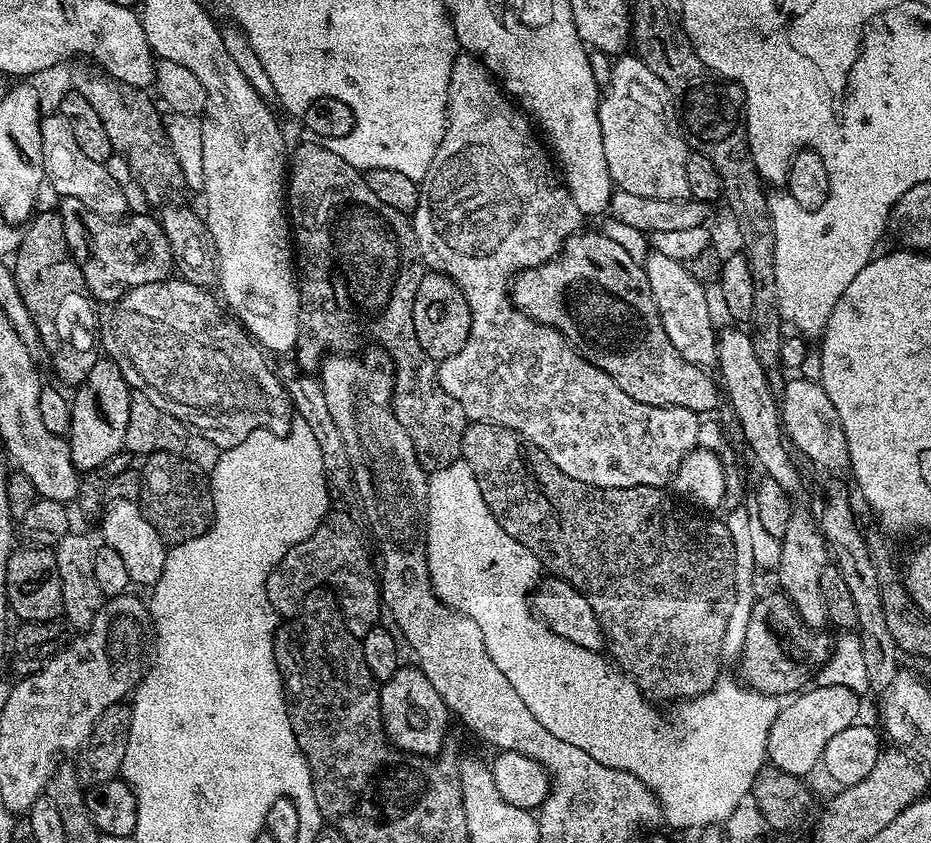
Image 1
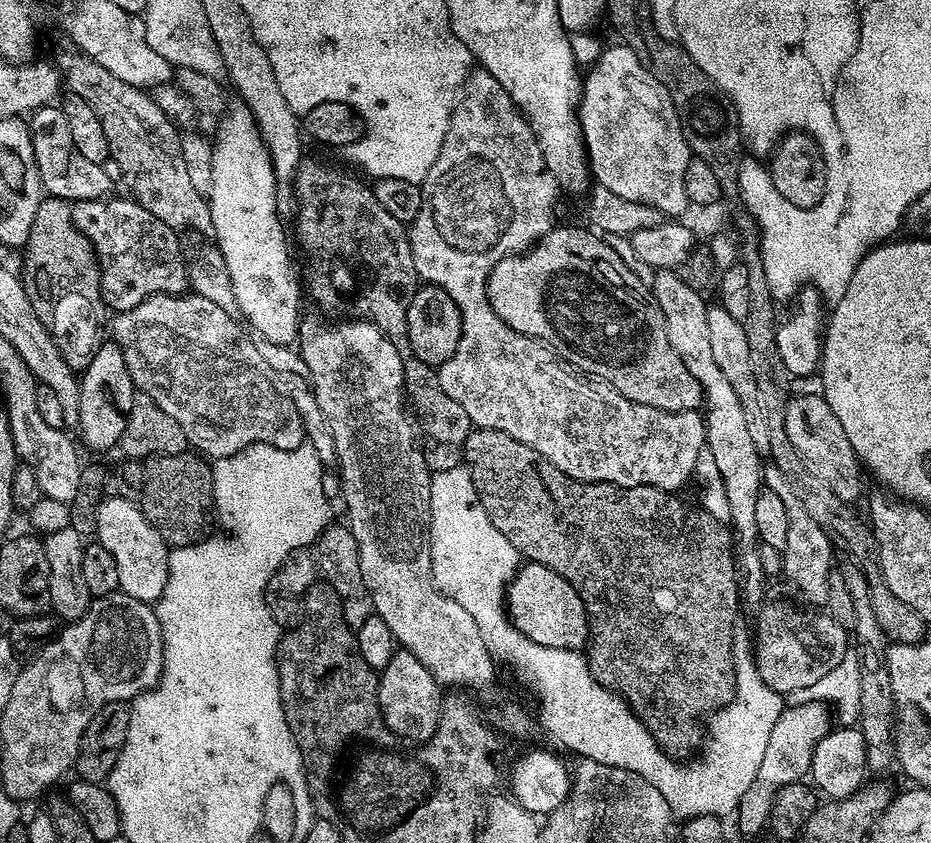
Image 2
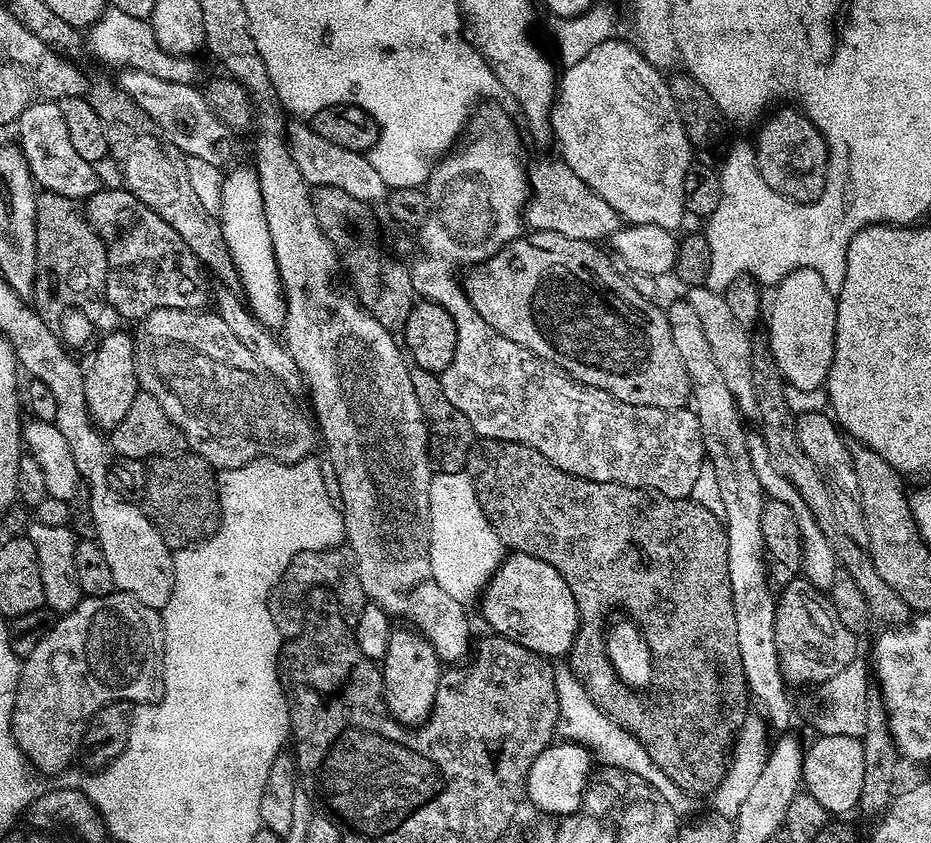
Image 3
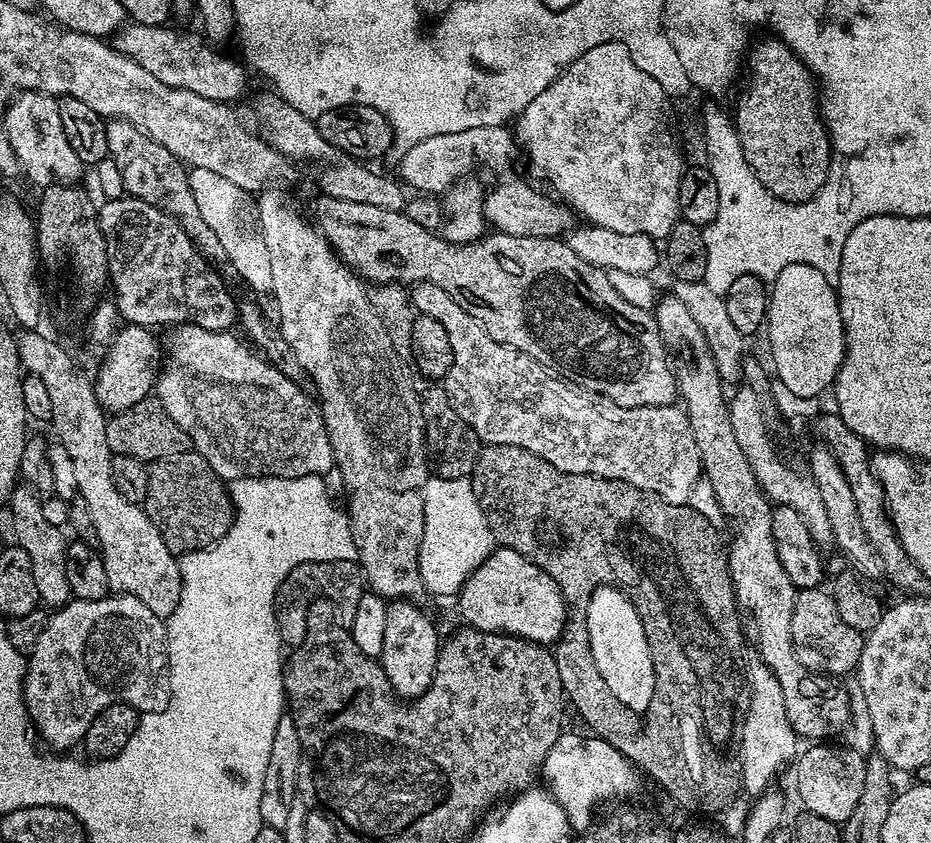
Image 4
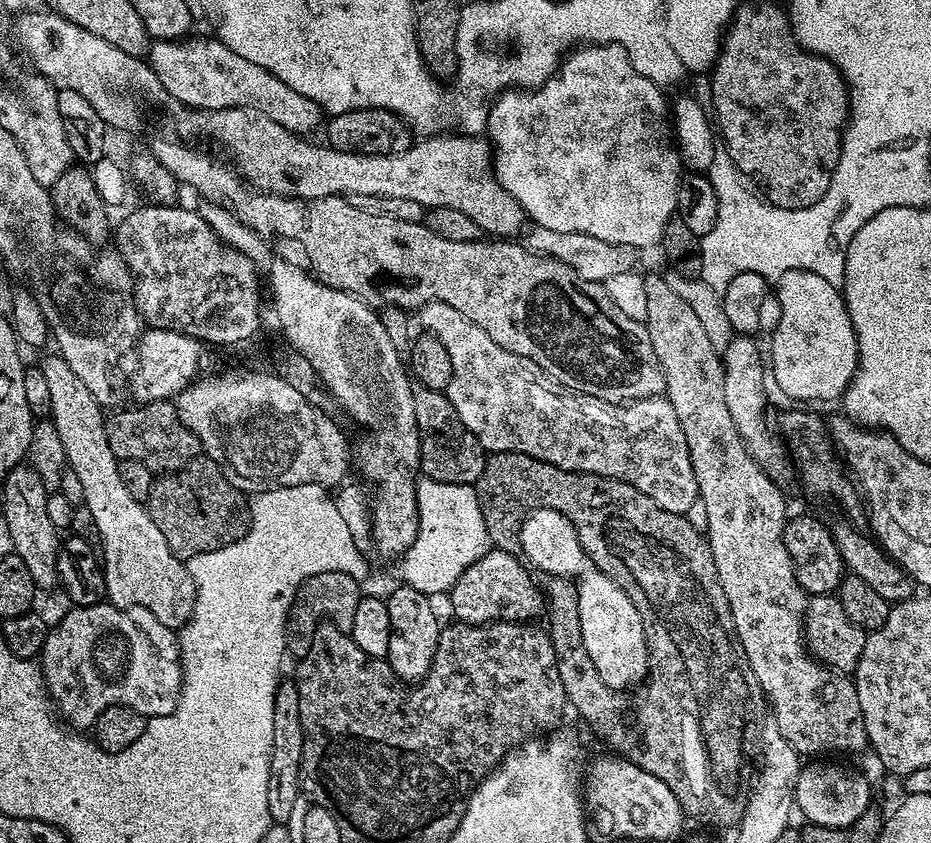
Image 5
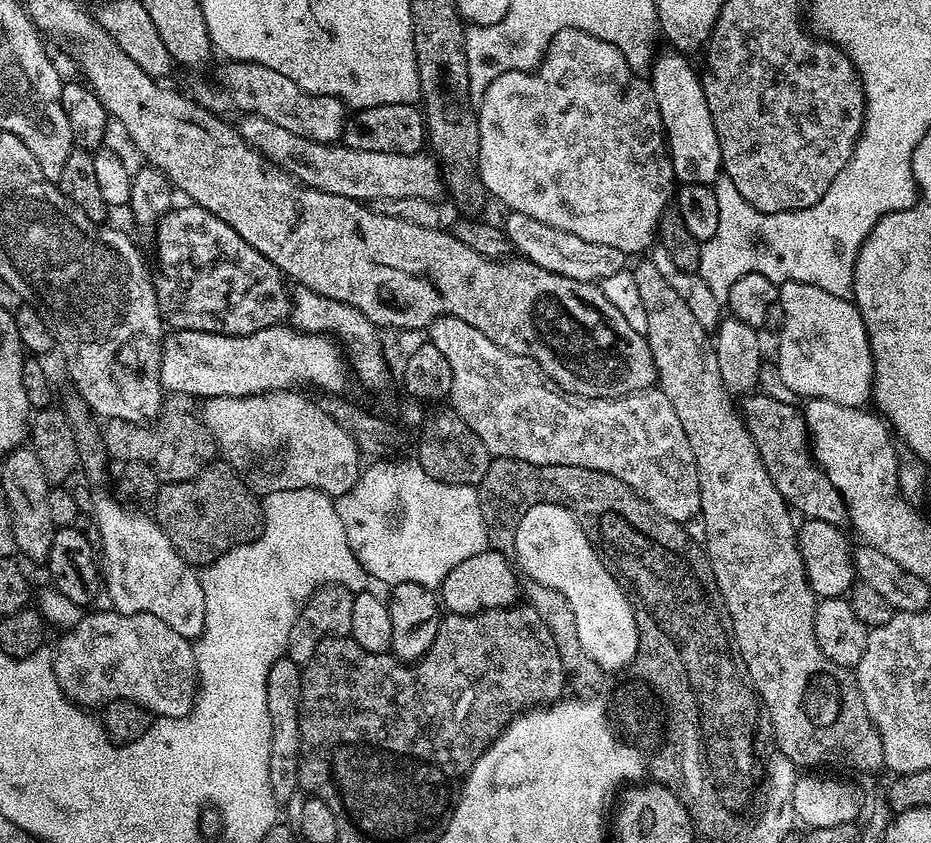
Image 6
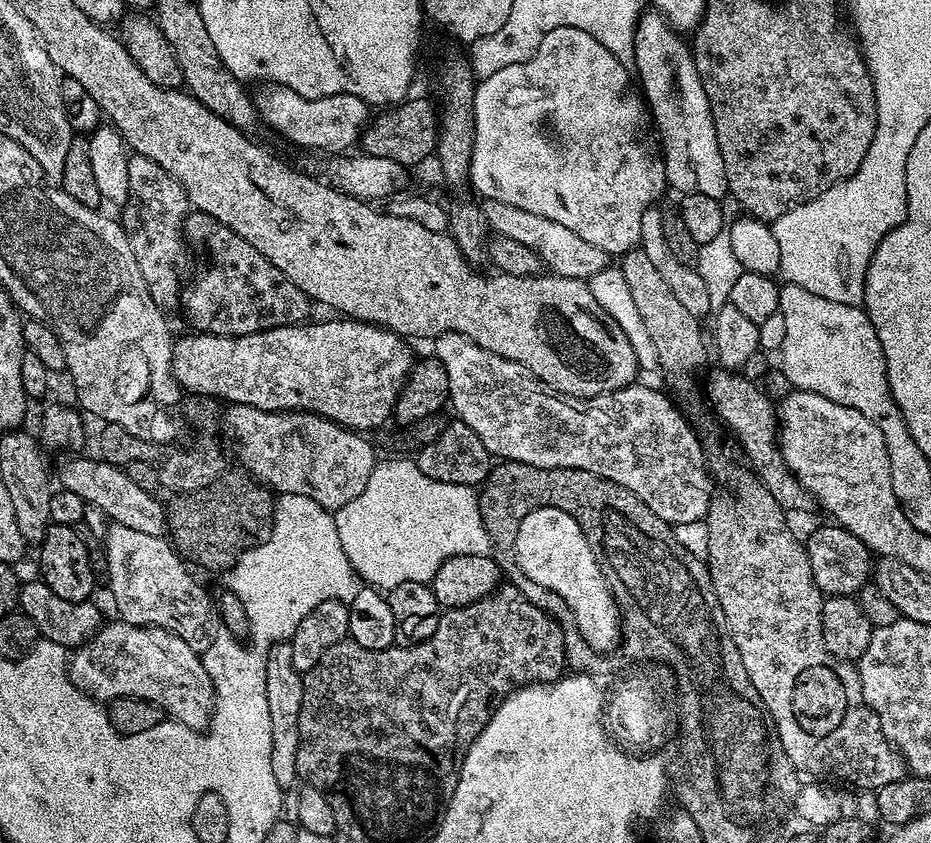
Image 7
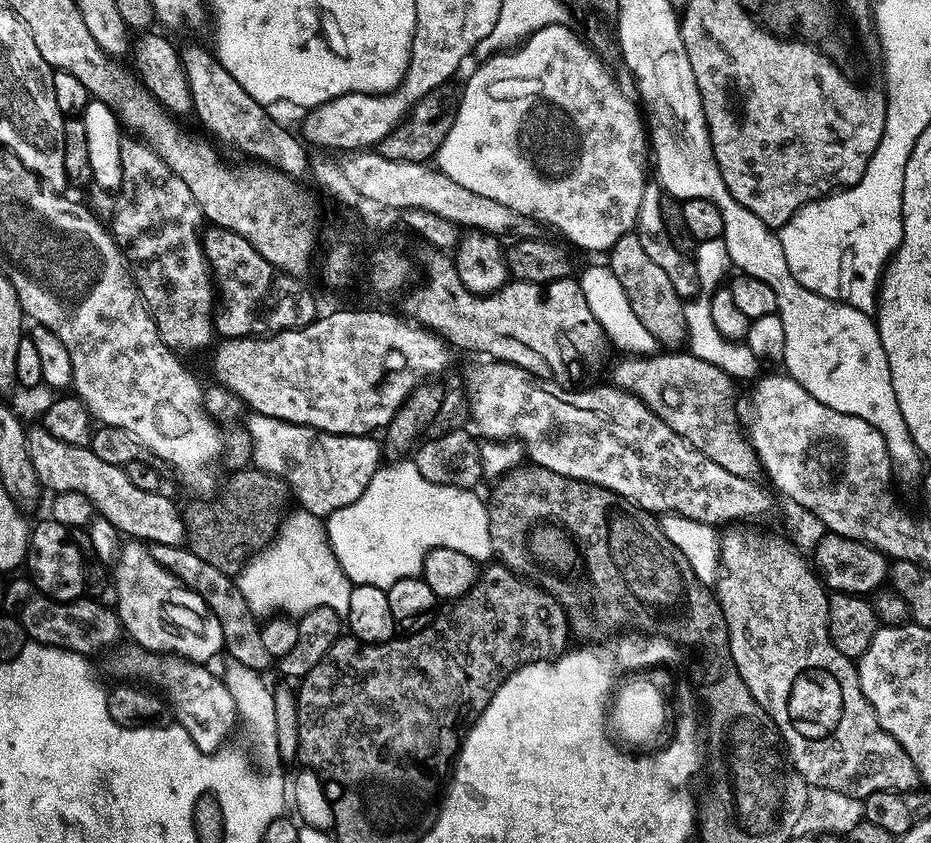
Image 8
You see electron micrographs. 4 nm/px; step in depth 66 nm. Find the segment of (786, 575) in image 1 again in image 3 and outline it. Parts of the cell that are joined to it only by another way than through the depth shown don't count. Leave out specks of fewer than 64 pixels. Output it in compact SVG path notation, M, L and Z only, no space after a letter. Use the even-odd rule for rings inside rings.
M749 431L747 437L750 466L754 466L754 474L758 474L758 482L765 497L769 500L786 502L786 506L794 510L794 522L798 522L798 534L802 538L802 573L804 572L805 578L809 580L807 583L813 589L816 587L816 590L831 590L838 565L834 550L830 550L830 542L826 542L826 534L822 534L822 526L818 526L814 514L810 514L810 506L806 506L802 494L798 494L798 490L786 478L782 478L782 474L778 474L778 466L770 462L770 450L766 450L766 442L761 438L759 431Z

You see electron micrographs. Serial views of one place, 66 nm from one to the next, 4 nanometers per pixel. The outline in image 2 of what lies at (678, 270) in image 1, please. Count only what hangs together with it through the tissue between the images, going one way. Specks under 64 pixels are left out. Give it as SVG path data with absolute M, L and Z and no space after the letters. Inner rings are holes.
M660 270L650 280L650 295L660 307L662 318L666 322L666 338L670 338L670 346L674 346L674 354L682 358L682 366L698 378L704 391L703 407L708 412L704 417L704 443L714 454L714 462L722 473L722 482L726 482L726 498L730 501L730 524L734 529L734 540L738 545L738 583L745 605L760 606L766 599L764 593L764 564L760 561L761 549L754 526L754 506L758 503L758 494L762 487L761 449L754 446L754 438L750 438L748 415L734 394L734 386L726 379L726 374L718 370L718 362L714 362L714 353L710 347L710 333L706 314L709 305L704 304L701 289L686 286L682 282L679 271Z

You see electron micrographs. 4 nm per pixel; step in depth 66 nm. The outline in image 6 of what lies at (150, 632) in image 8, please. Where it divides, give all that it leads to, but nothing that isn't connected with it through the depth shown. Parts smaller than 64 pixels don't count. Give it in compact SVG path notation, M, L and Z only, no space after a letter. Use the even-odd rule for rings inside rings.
M97 495L94 500L95 508L94 519L100 531L98 548L102 553L102 580L106 585L106 596L108 592L112 599L111 607L127 616L154 614L154 618L162 618L162 622L166 622L170 630L178 630L178 634L195 641L197 636L204 633L204 595L197 569L183 560L178 550L174 550L170 538L166 538L166 534L151 515L131 512L130 509L115 504L108 496Z

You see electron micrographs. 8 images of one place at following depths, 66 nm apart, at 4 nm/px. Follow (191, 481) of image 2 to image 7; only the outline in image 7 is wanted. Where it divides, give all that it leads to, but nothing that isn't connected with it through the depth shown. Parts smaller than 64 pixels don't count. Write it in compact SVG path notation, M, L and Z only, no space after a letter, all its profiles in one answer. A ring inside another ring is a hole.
M243 470L227 472L217 476L210 486L177 495L173 499L176 501L172 505L169 503L166 508L168 513L166 532L170 537L172 547L189 565L197 564L200 568L209 568L212 572L222 571L221 573L231 569L242 553L258 547L259 544L270 538L272 515L276 509L273 493L251 474Z

